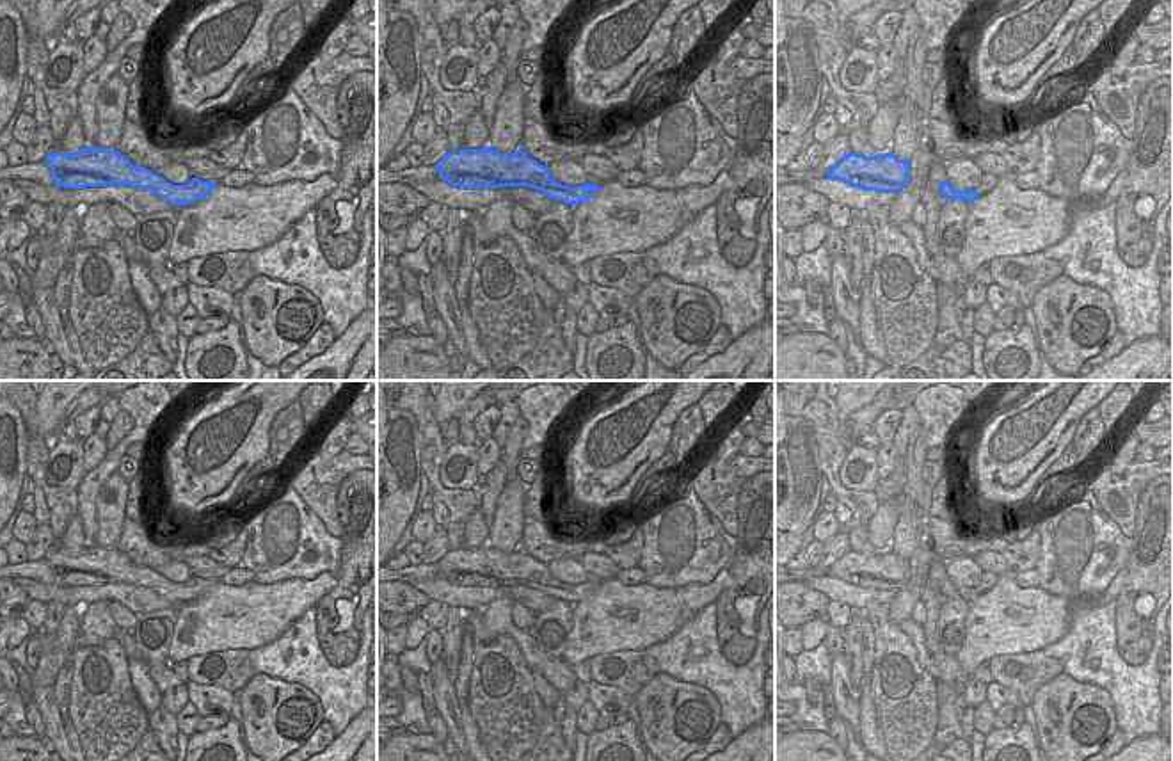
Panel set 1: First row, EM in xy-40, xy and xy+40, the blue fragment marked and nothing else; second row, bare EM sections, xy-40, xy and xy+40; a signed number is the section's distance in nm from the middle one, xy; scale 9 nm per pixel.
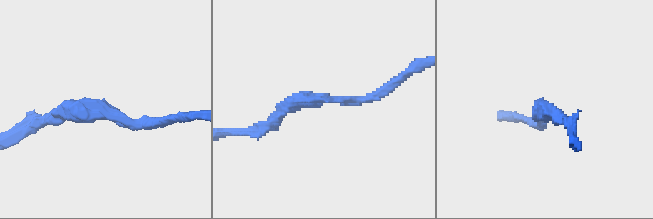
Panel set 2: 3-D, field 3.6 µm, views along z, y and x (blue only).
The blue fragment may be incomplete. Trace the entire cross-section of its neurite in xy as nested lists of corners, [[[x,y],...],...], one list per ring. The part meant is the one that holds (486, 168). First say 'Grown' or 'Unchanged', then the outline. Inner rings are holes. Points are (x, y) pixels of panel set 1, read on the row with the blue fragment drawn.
Unchanged. [[[489,146],[476,151],[450,151],[435,167],[451,187],[530,187],[571,206],[588,201],[601,187],[588,183],[579,187],[562,185],[551,178],[549,167],[530,158],[523,148],[512,155],[503,155]]]

